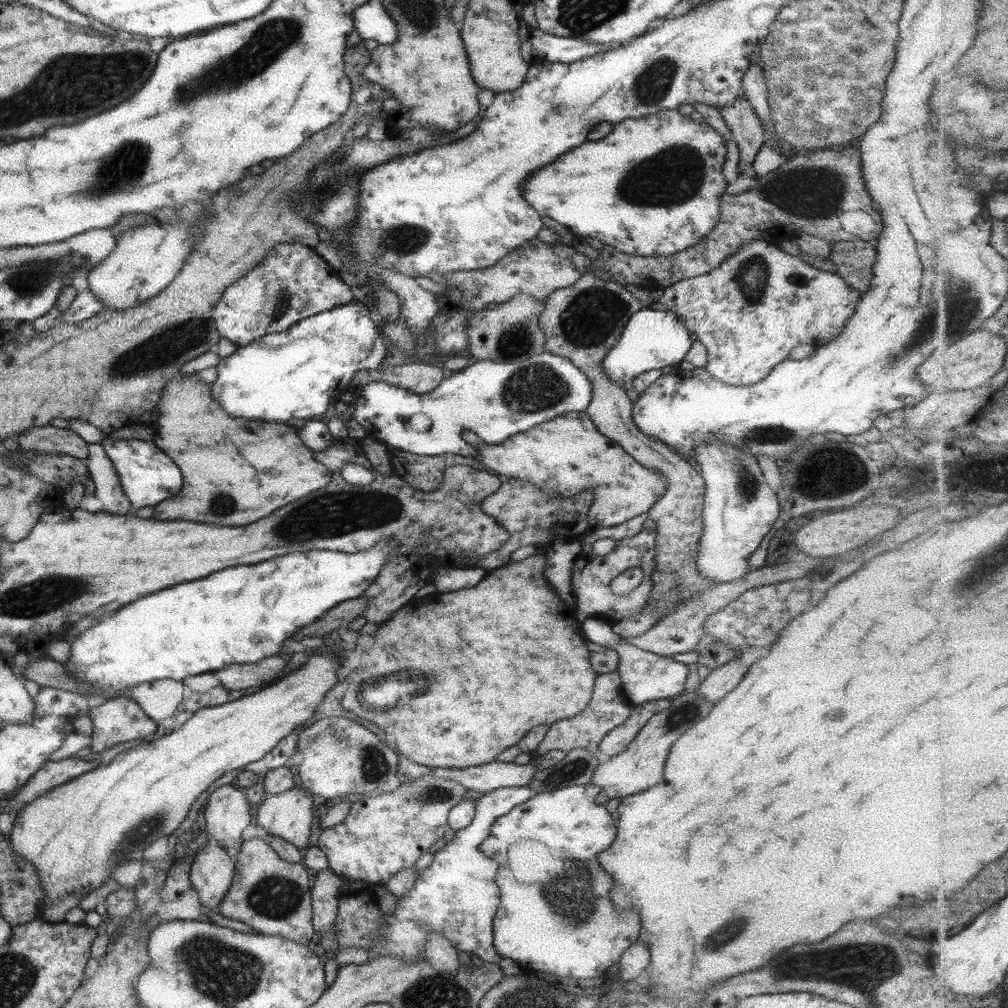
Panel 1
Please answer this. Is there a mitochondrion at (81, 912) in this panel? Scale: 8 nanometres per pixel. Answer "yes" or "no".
no

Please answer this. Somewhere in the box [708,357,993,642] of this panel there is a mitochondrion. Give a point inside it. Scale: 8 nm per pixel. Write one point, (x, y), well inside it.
(746, 482)

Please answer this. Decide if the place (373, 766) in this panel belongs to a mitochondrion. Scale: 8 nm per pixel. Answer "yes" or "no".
yes

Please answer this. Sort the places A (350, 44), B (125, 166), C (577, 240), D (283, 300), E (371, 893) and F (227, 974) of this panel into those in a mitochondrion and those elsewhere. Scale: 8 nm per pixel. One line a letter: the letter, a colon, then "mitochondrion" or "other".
A: other
B: mitochondrion
C: other
D: mitochondrion
E: other
F: mitochondrion

